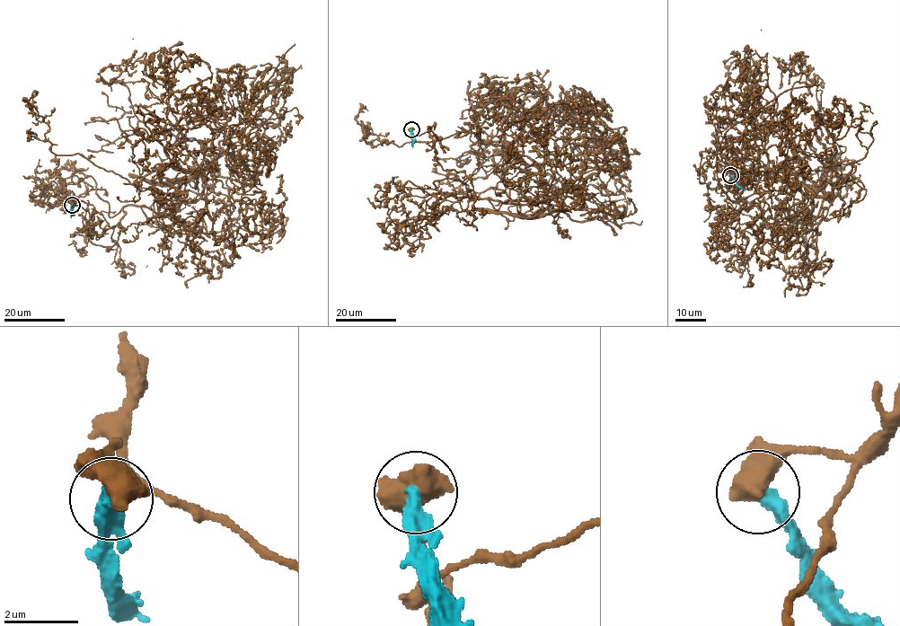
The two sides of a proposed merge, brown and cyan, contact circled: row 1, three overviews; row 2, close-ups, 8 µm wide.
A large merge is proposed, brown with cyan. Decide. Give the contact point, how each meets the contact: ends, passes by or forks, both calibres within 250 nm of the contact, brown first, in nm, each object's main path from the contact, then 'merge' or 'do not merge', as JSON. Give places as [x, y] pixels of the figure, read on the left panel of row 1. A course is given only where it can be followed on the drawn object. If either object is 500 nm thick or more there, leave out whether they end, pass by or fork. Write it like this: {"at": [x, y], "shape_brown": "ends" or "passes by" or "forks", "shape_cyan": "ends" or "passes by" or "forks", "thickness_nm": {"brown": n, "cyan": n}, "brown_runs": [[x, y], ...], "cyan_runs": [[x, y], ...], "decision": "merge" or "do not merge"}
{"at": [72, 205], "thickness_nm": {"brown": 750, "cyan": 460}, "brown_runs": [[72, 205], [124, 230], [198, 170], [158, 163], [154, 199], [215, 278], [224, 251]], "cyan_runs": [[72, 205], [71, 217]], "decision": "do not merge"}

